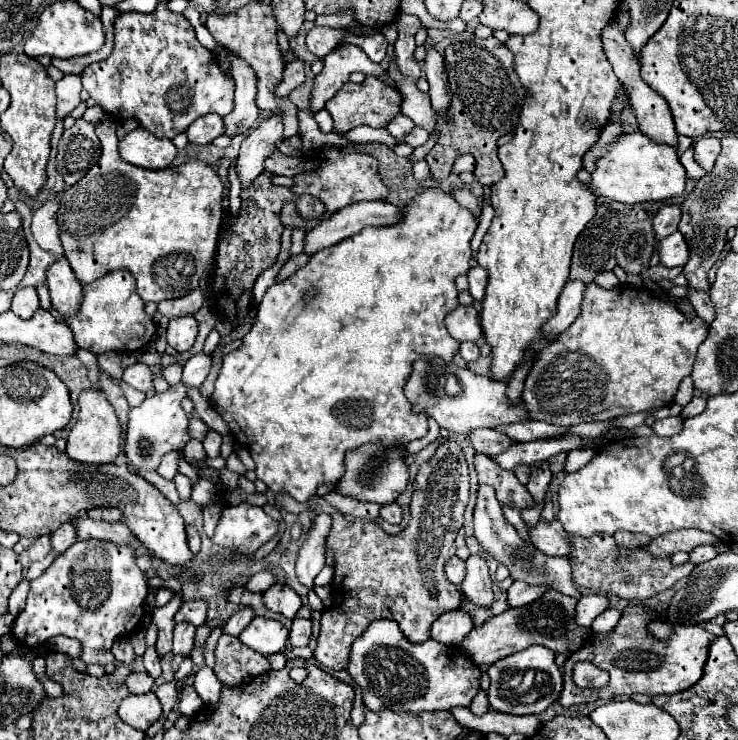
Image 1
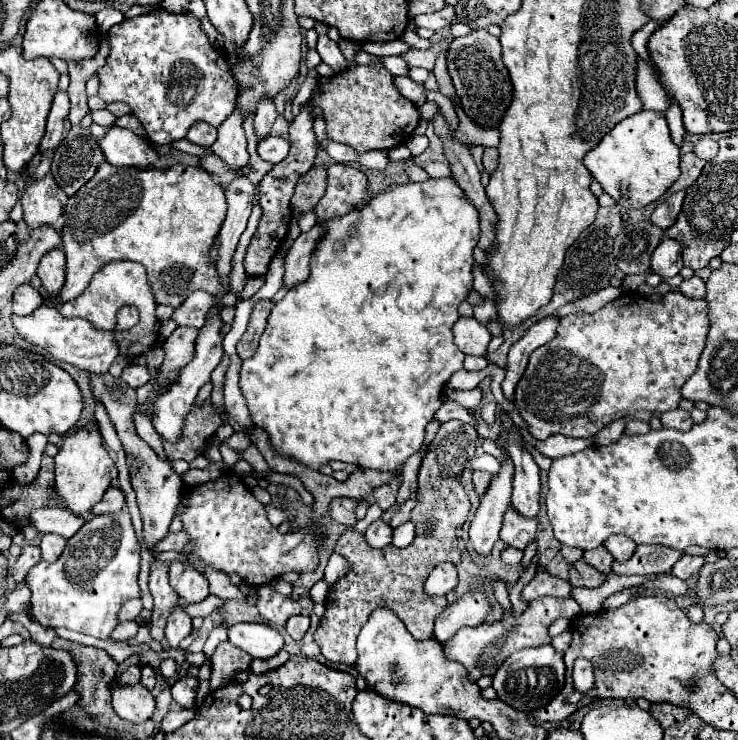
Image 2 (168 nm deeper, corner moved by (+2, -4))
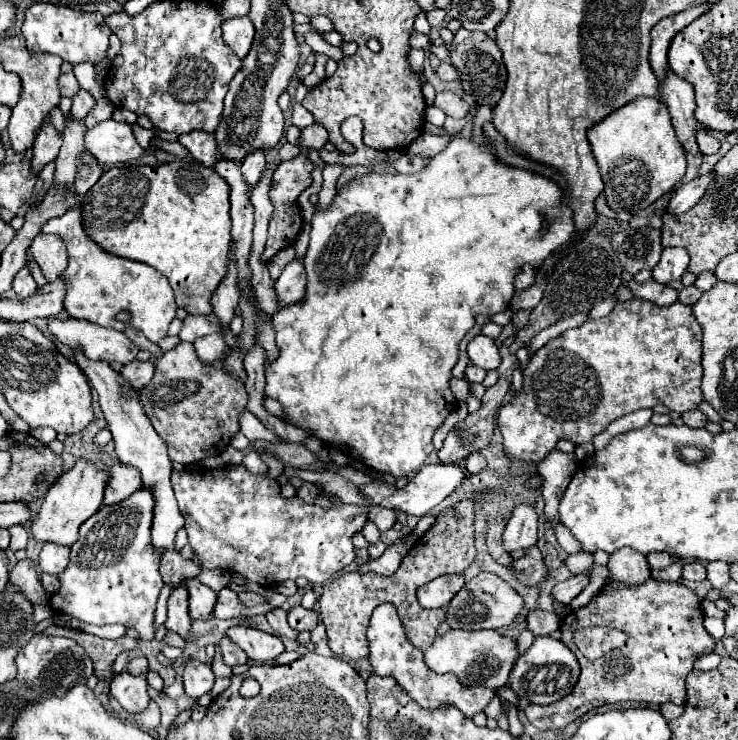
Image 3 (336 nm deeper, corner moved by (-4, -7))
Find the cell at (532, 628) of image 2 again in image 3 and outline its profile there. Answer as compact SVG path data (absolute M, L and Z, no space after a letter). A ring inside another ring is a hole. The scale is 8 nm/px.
M449 630L445 636L437 636L433 646L425 652L425 662L433 672L457 674L465 686L489 686L499 688L507 684L509 670L517 660L517 642L499 634L497 630Z

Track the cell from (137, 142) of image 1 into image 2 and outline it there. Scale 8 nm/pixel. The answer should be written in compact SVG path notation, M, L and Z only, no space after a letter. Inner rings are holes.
M109 127L105 137L99 139L105 159L117 167L149 167L159 155L133 131L123 127Z

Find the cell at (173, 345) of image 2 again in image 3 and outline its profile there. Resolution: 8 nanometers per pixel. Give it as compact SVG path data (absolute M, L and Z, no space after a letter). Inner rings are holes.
M179 342L155 362L153 382L141 390L141 402L155 432L167 444L173 462L187 466L209 456L221 456L229 446L231 436L239 432L237 418L247 406L247 390L224 368L229 353L215 364L205 366L197 358L193 344Z

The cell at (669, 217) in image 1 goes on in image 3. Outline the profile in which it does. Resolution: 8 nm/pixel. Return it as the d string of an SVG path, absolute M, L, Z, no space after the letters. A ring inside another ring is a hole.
M713 172L707 174L707 176L697 176L695 180L691 180L687 184L681 184L677 188L677 192L673 194L671 202L669 202L667 212L677 216L677 214L683 214L683 212L691 210L701 200L701 196L705 194L705 188L711 182L711 176L713 176Z

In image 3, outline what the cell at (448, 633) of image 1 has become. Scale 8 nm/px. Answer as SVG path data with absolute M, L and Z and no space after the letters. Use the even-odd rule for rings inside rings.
M481 572L471 582L467 582L461 588L461 592L449 602L447 608L447 624L455 630L483 630L483 628L499 630L503 626L509 626L523 608L521 596L505 580L491 572Z

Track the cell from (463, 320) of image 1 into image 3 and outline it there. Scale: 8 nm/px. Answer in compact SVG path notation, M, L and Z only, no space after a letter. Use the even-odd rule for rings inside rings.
M477 334L469 340L467 354L469 354L471 364L485 368L485 370L495 370L501 364L501 356L495 346L495 340L485 334Z

